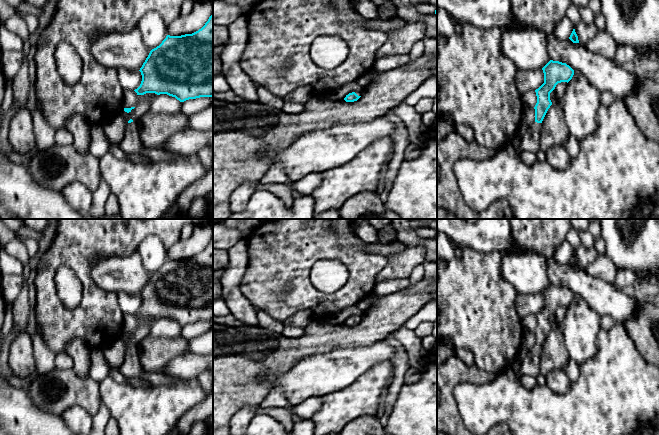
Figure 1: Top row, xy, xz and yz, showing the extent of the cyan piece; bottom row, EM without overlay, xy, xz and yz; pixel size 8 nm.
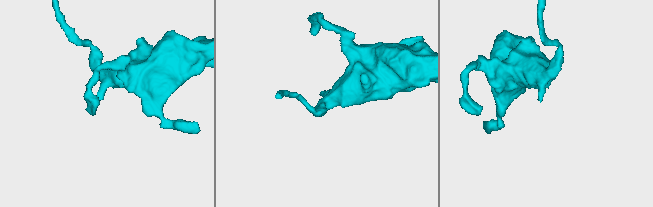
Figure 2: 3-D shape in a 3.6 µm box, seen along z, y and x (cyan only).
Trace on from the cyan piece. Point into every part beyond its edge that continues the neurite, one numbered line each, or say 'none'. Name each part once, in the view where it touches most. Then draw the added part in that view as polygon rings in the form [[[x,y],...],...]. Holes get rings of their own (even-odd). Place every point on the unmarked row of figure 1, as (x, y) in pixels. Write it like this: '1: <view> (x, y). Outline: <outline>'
1: yz (530, 365). Outline: [[[533,346],[530,351],[528,351],[527,356],[521,362],[521,367],[518,373],[516,373],[517,378],[521,375],[537,376],[540,374],[539,363],[542,353],[542,347]]]

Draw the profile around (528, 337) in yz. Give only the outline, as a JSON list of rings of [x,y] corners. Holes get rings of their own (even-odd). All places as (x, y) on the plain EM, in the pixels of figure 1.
[[[524,332],[523,334],[523,345],[527,351],[530,351],[535,345],[535,333],[534,332]]]

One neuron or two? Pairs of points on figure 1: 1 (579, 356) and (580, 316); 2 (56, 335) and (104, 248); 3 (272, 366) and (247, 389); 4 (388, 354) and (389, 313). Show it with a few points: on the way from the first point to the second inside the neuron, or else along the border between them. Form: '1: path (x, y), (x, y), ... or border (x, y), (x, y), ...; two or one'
1: path (580, 346), (580, 326); one
2: path (79, 312), (87, 304), (85, 264); one
3: path (264, 366), (248, 381); one
4: border (383, 339), (360, 346); two

